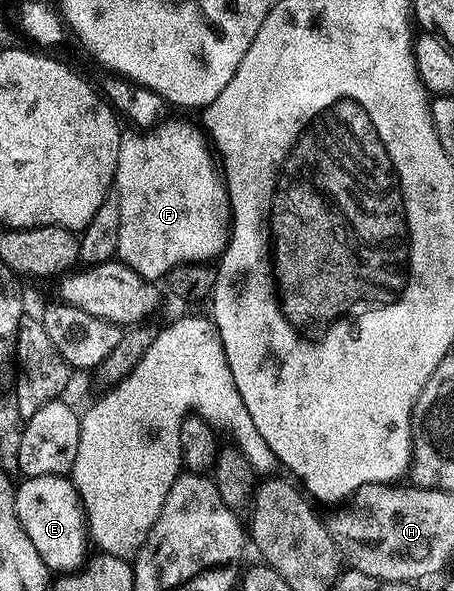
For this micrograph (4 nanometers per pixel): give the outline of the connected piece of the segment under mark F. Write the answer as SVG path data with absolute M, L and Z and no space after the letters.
M182 122L160 125L145 132L136 132L140 134L125 133L121 137L114 183L114 197L118 200L120 209L116 249L119 261L138 272L138 276L149 280L163 279L178 264L211 263L219 259L228 247L228 235L232 229L228 190L224 187L217 163L205 139L200 139Z

